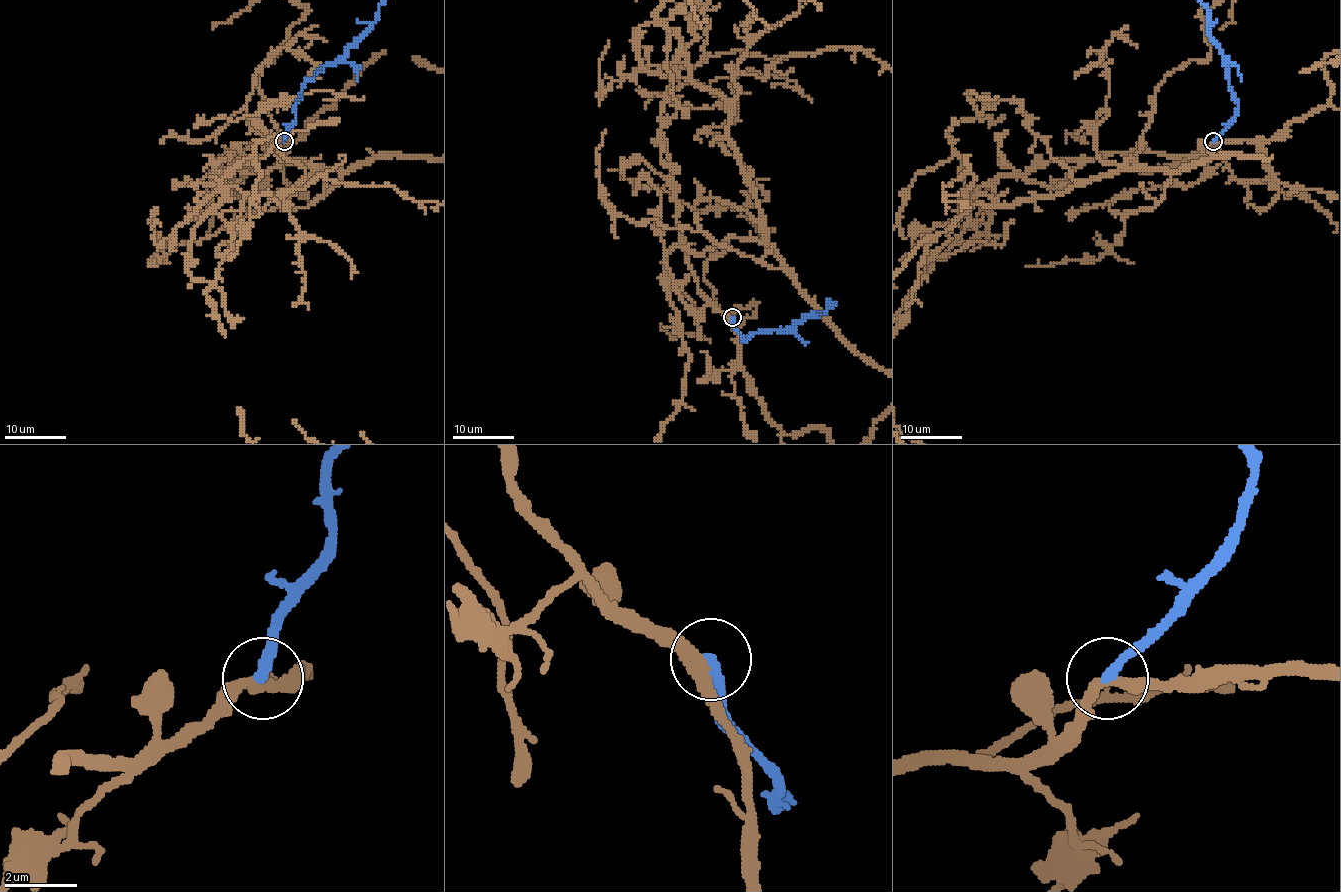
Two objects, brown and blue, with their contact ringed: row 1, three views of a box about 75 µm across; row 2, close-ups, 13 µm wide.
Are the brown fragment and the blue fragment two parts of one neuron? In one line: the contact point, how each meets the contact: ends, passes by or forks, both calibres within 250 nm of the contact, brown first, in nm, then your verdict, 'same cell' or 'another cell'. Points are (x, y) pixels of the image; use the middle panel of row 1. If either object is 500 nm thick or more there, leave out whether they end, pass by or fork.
place (732, 317); brown passes by; blue ends; calibres 280 and 300 nm; another cell

